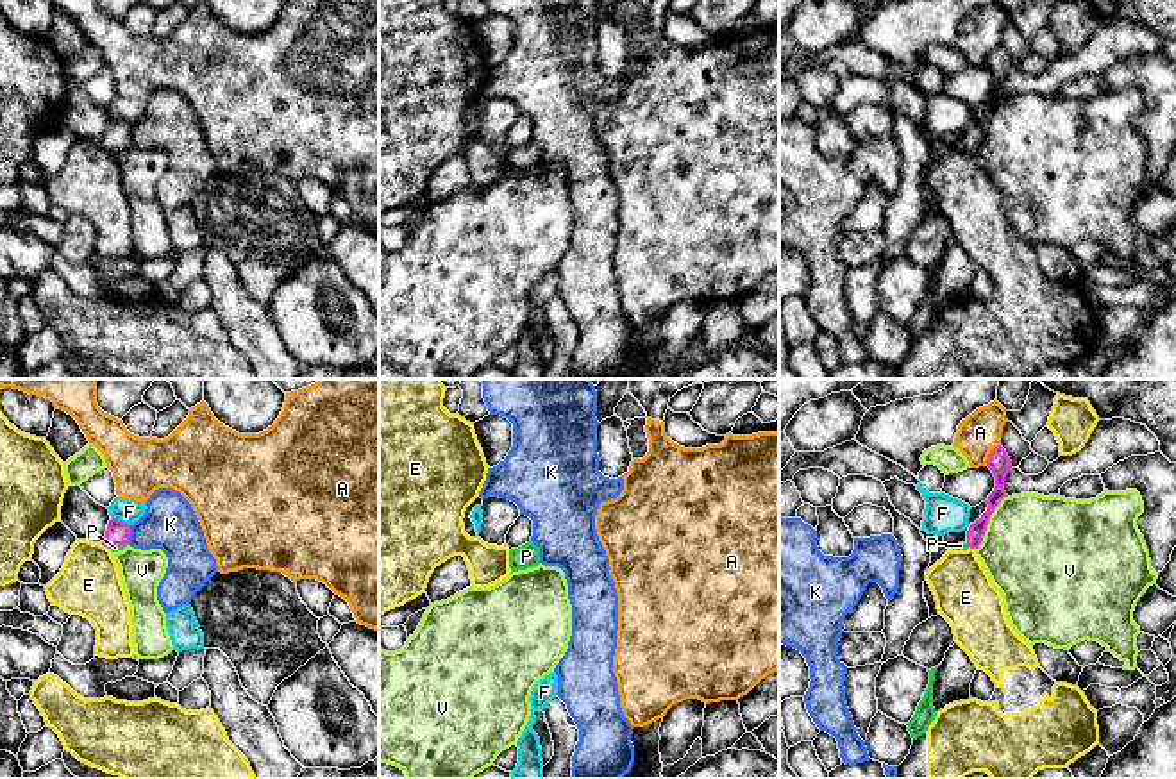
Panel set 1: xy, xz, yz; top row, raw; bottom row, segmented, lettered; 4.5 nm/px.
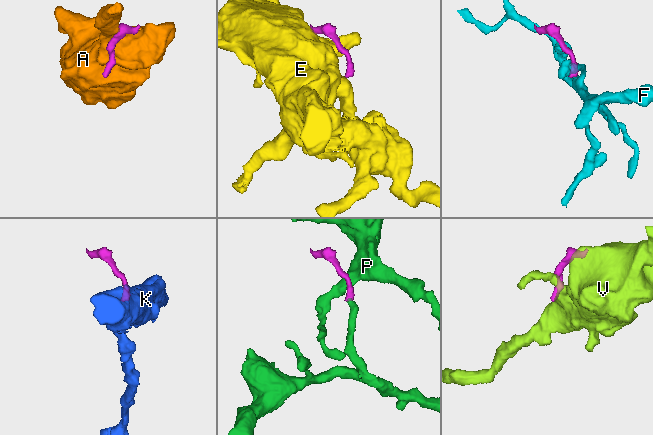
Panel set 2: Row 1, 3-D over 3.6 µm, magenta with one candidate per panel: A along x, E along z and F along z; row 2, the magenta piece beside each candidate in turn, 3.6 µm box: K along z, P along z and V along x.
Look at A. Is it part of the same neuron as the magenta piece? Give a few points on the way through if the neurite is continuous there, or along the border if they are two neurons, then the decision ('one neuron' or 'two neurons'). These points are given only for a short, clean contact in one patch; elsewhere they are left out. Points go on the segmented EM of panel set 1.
two neurons

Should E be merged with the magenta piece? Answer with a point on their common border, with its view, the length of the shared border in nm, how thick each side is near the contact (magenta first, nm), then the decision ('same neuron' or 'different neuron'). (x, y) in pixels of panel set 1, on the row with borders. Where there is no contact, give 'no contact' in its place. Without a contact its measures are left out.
xy (106, 545) | 50 nm | 110/280 nm | different neuron

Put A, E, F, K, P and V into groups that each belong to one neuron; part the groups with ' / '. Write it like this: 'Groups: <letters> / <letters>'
Groups: A / E / F / K / P / V

